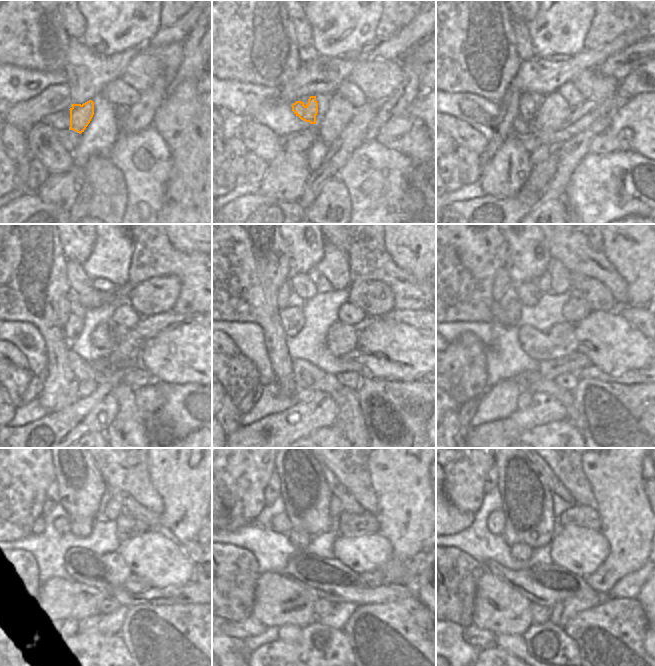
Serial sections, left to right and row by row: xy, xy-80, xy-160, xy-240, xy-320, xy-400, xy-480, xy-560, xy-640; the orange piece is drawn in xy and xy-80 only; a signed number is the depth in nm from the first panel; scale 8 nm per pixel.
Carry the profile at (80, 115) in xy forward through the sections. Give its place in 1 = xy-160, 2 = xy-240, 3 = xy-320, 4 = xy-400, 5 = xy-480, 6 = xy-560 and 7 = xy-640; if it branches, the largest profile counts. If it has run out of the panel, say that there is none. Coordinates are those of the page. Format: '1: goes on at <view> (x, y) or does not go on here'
1: goes on at xy-160 (528, 104)
2: goes on at xy-240 (72, 328)
3: goes on at xy-320 (291, 318)
4: goes on at xy-400 (509, 315)
5: goes on at xy-480 (63, 524)
6: goes on at xy-560 (280, 523)
7: goes on at xy-640 (495, 522)

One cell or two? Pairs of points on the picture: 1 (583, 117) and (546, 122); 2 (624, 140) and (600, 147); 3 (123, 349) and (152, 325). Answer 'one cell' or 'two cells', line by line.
1: two cells
2: one cell
3: one cell

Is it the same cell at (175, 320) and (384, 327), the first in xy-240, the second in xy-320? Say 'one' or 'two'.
two

